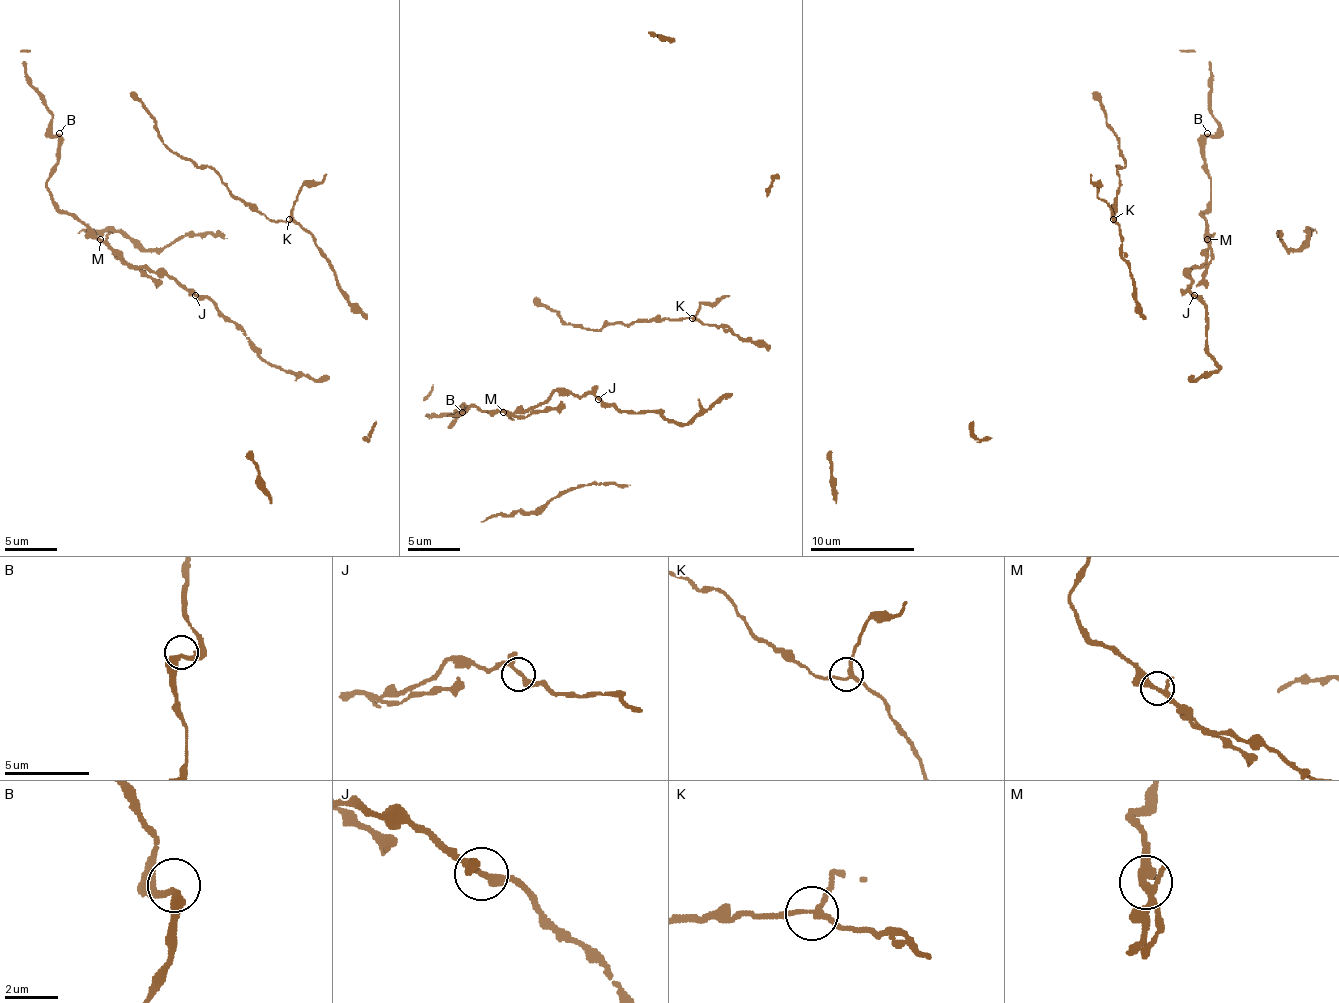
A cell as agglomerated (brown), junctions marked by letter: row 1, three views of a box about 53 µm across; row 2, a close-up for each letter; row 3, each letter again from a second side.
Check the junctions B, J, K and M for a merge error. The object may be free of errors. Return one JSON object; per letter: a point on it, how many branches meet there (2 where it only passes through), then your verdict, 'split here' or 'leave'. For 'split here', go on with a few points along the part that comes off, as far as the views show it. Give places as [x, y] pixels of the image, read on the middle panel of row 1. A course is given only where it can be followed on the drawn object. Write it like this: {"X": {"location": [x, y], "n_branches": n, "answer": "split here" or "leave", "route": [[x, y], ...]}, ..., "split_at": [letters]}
{"B": {"location": [462, 412], "n_branches": 2, "answer": "leave"}, "J": {"location": [598, 399], "n_branches": 3, "answer": "leave"}, "K": {"location": [692, 318], "n_branches": 3, "answer": "leave"}, "M": {"location": [503, 412], "n_branches": 3, "answer": "split here", "route": [[504, 412], [530, 415], [564, 404]]}, "split_at": ["M"]}

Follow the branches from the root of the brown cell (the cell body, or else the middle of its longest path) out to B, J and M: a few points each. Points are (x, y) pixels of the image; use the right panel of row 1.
B: (1202, 373), (1218, 363), (1207, 352), (1207, 308), (1186, 271), (1207, 250), (1207, 133)
J: (1202, 373), (1213, 373), (1218, 363), (1207, 352), (1207, 308), (1194, 295)
M: (1202, 373), (1213, 373), (1218, 363), (1207, 352), (1207, 308), (1189, 290), (1186, 271), (1205, 261), (1207, 240)

